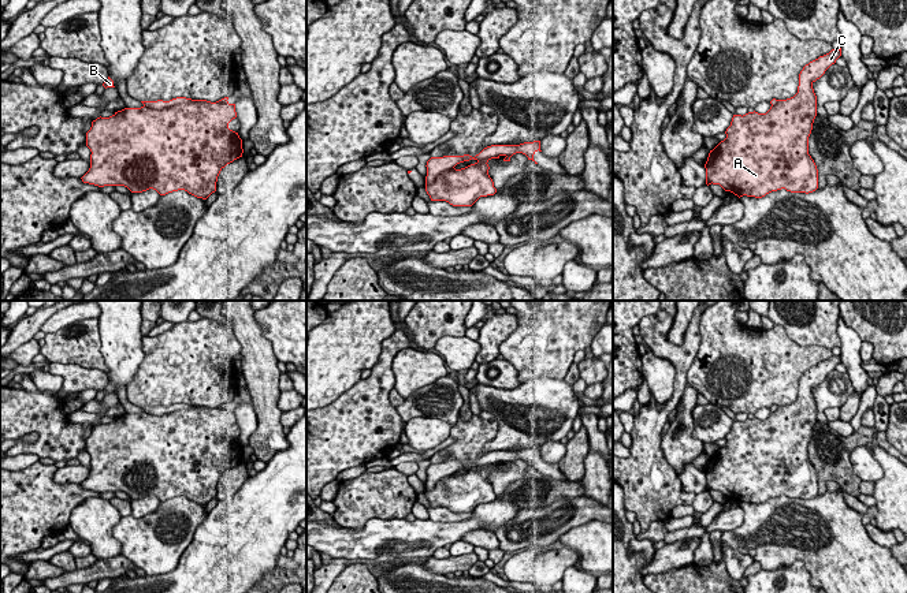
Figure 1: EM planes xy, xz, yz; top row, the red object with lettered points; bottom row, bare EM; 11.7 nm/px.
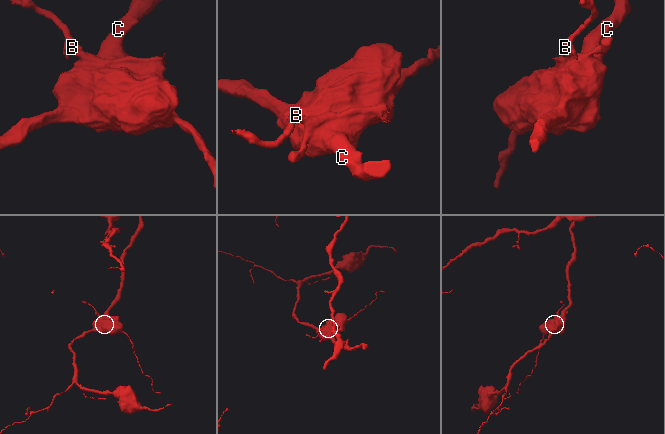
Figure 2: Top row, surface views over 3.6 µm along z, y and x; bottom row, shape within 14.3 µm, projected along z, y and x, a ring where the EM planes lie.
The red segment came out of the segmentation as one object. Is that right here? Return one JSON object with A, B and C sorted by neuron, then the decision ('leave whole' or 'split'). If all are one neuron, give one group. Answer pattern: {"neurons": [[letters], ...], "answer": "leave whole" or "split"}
{"neurons": [["A", "C"], ["B"]], "answer": "split"}

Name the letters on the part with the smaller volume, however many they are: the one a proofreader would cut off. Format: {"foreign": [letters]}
{"foreign": ["B"]}

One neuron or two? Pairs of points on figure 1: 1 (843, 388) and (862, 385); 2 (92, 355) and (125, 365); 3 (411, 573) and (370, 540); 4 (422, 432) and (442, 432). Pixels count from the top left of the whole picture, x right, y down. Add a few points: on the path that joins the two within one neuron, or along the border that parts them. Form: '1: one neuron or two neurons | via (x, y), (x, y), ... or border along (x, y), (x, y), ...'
1: two neurons | border along (846, 372), (854, 390)
2: two neurons | border along (97, 327), (100, 353), (107, 372)
3: two neurons | border along (406, 562), (409, 563)
4: one neuron | via (427, 432), (437, 432)

